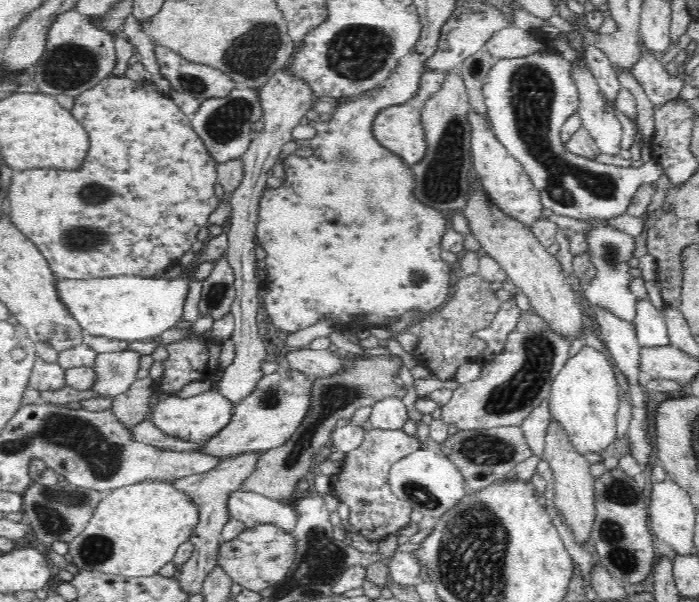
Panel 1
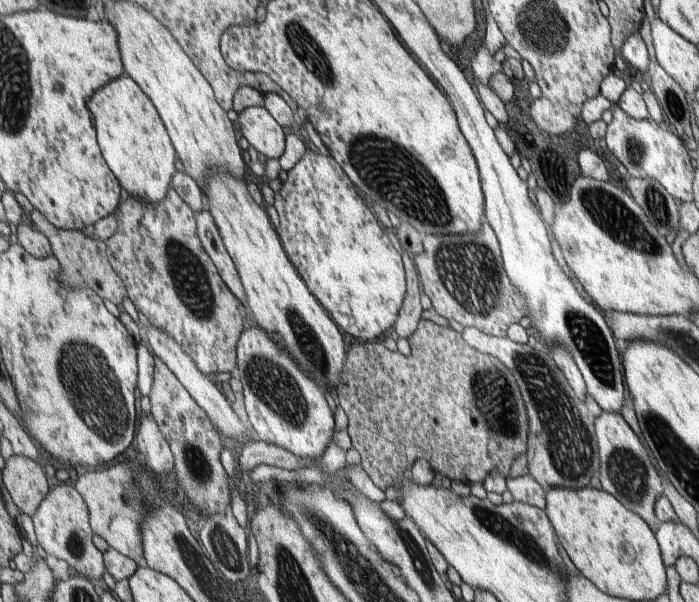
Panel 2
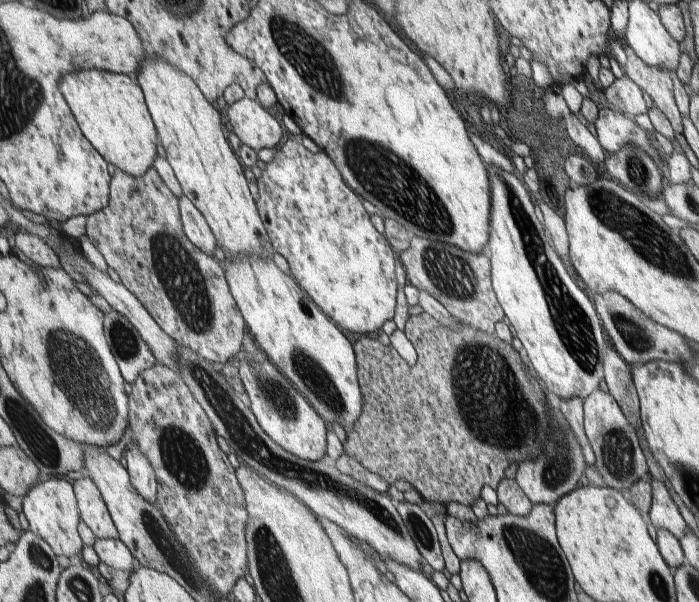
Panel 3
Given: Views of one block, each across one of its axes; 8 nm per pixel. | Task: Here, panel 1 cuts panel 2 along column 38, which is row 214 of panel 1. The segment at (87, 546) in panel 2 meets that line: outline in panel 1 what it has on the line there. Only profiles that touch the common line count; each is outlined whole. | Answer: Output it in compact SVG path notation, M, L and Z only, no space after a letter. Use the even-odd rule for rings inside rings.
M470 107L470 110L466 110L466 123L470 127L469 147L472 152L472 171L480 177L484 191L496 201L500 209L504 209L508 215L524 221L529 228L541 226L540 218L543 216L542 208L544 206L541 206L539 198L537 198L537 190L528 179L522 165L495 138L487 116Z

